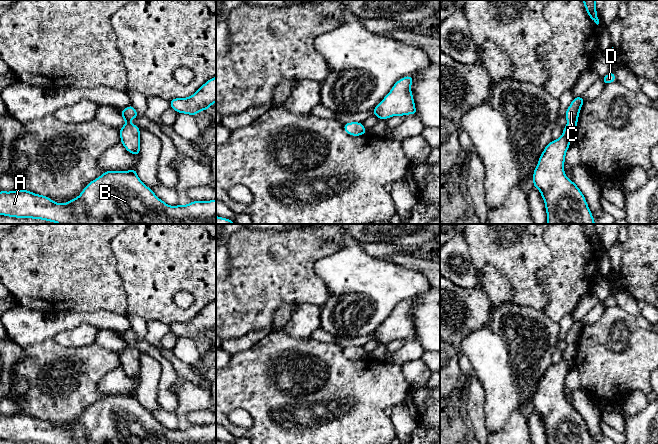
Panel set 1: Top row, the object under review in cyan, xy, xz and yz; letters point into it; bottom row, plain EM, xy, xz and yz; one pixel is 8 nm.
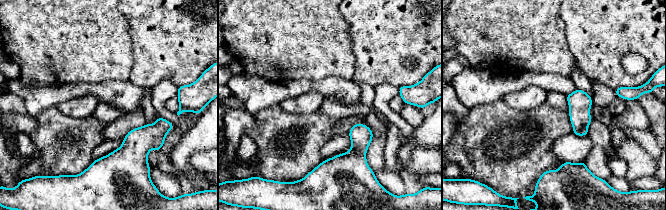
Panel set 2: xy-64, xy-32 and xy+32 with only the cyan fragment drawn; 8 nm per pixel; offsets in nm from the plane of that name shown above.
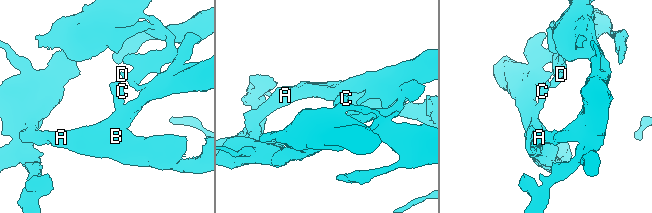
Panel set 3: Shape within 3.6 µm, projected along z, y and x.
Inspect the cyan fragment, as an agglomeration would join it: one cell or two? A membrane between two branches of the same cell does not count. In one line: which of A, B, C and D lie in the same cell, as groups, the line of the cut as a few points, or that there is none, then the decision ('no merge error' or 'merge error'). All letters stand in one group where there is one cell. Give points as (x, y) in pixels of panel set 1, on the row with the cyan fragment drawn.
groups A B C D; cut none; no merge error

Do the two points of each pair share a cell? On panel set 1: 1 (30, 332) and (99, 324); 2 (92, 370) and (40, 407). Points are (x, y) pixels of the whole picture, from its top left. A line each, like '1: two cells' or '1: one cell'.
1: one cell
2: one cell

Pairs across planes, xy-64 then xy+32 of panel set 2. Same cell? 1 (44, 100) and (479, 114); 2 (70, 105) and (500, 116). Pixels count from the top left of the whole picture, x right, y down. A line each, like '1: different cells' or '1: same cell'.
1: different cells
2: different cells

